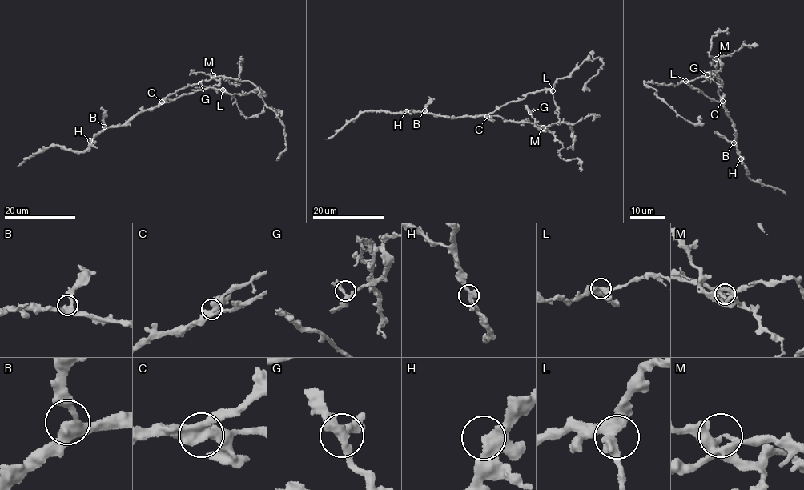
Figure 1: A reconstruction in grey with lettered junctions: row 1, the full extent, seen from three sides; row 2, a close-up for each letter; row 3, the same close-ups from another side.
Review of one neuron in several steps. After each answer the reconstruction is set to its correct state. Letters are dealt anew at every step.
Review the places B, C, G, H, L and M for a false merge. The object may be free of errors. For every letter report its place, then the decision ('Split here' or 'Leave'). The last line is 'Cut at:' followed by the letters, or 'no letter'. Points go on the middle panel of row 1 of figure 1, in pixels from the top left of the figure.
B: Place: (424, 110). Leave
C: Place: (487, 116). Leave
G: Place: (530, 112). Leave
H: Place: (406, 111). Leave
L: Place: (552, 90). Leave
M: Place: (543, 127). Split here
Cut at: M

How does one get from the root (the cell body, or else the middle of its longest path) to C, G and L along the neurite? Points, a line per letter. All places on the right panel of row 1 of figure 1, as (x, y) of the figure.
C: (708, 96), (717, 102), (722, 101)
G: (708, 96), (721, 101), (715, 66), (719, 61), (721, 66), (720, 69), (708, 76), (707, 74)
L: (708, 96), (701, 90), (692, 88), (685, 81)

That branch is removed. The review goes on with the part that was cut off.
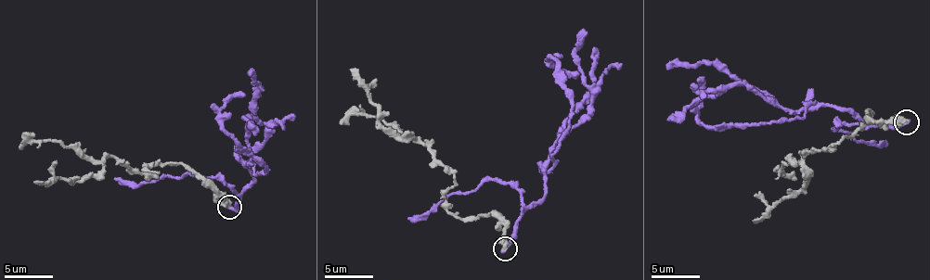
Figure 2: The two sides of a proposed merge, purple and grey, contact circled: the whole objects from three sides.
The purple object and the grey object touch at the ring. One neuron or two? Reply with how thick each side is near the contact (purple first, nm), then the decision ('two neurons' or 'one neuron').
calibres 360 and 500 nm; two neurons

